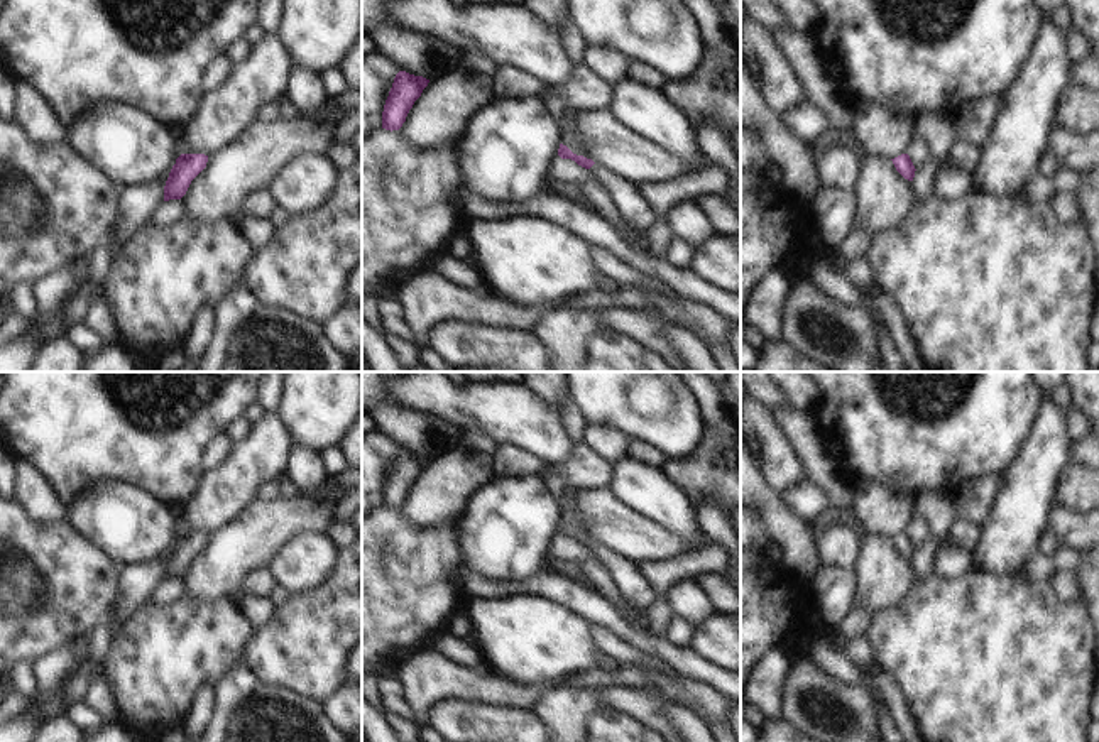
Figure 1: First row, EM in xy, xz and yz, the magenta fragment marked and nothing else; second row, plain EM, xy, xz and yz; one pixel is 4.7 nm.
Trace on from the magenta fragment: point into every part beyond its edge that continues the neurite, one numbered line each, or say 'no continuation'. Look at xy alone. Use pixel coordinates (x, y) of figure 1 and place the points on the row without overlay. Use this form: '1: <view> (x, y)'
no continuation

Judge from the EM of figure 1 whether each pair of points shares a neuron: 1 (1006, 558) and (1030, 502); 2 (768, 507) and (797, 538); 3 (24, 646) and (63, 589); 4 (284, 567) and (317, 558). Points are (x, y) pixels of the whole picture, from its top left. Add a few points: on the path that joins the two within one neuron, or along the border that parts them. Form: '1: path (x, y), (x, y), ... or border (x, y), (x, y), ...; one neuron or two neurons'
1: path (1006, 545), (1020, 516); one neuron
2: path (775, 514), (790, 531); one neuron
3: path (24, 632), (49, 602); one neuron
4: path (293, 567), (308, 558); one neuron

